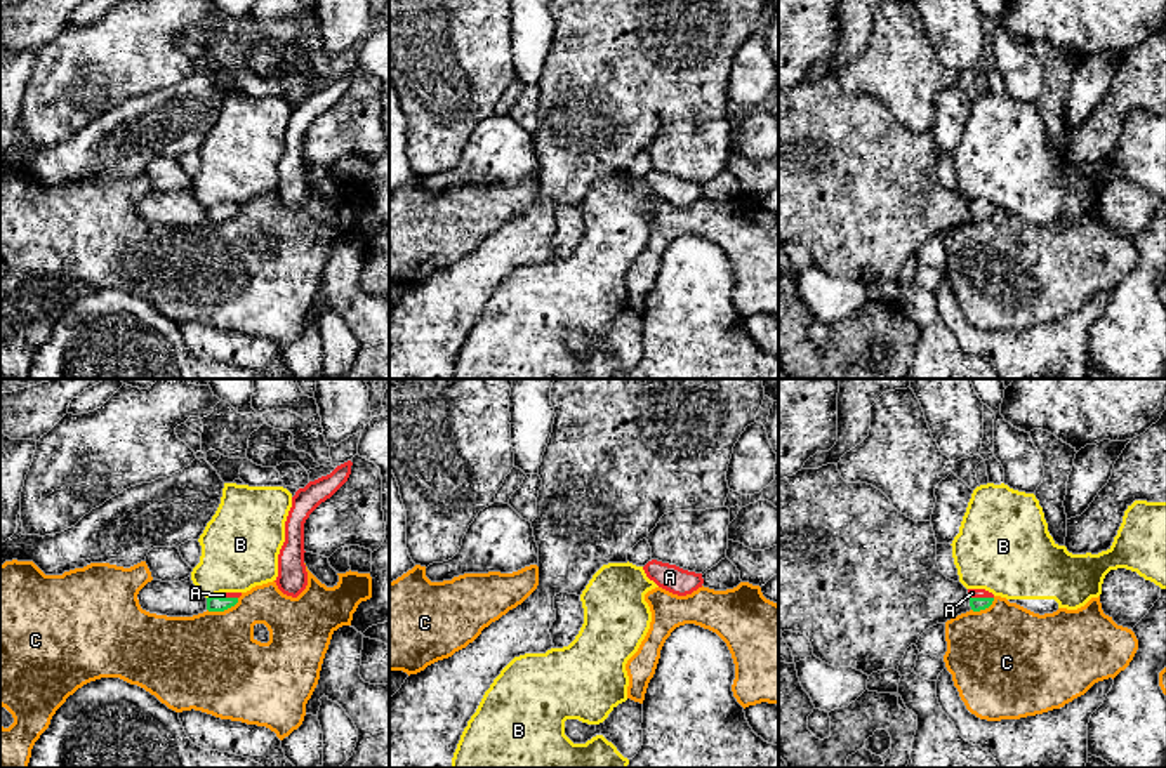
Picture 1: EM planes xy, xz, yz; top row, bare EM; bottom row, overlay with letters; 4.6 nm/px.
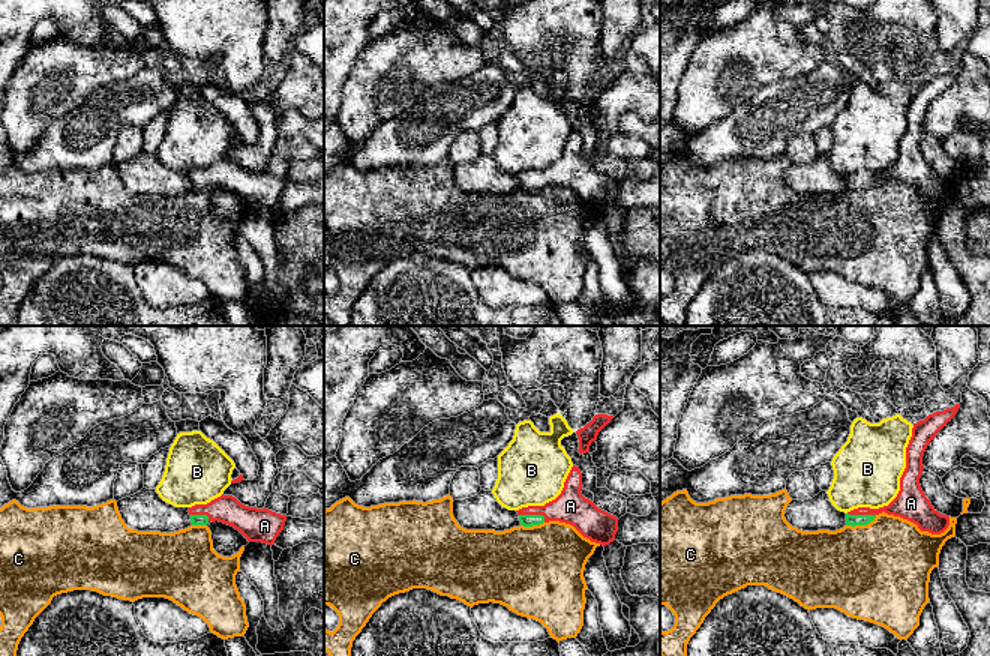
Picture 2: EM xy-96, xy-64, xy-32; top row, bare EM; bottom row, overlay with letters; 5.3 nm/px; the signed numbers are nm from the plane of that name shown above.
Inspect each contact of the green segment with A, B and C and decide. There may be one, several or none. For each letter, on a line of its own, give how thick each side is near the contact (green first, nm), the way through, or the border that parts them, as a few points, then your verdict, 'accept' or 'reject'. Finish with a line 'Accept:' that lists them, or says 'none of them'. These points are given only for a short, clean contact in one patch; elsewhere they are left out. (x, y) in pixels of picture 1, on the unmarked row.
A: 60 nm thick on the green side, 50 nm on the other; accept
B: 80 nm thick on the green side, 360 nm on the other; reject
C: 80 nm thick on the green side, 460 nm on the other; reject
Accept: A

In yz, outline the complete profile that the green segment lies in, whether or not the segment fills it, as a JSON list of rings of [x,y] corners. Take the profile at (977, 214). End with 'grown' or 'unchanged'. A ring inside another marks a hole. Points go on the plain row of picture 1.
[[[968,200],[968,209],[973,222],[985,221],[994,212],[994,205],[985,200]]]; grown

